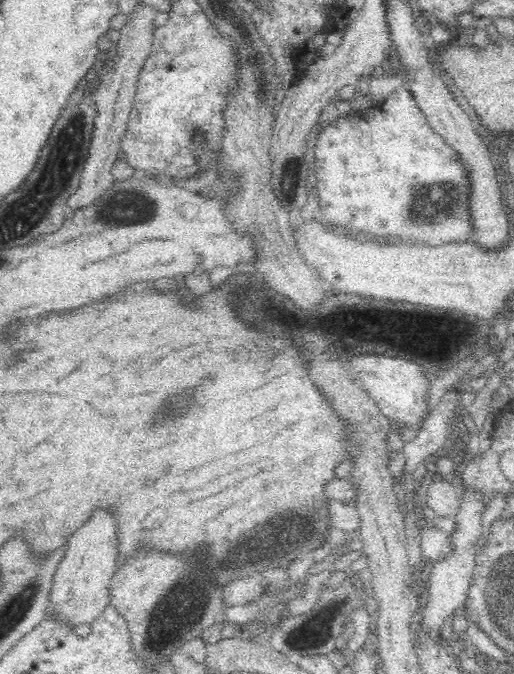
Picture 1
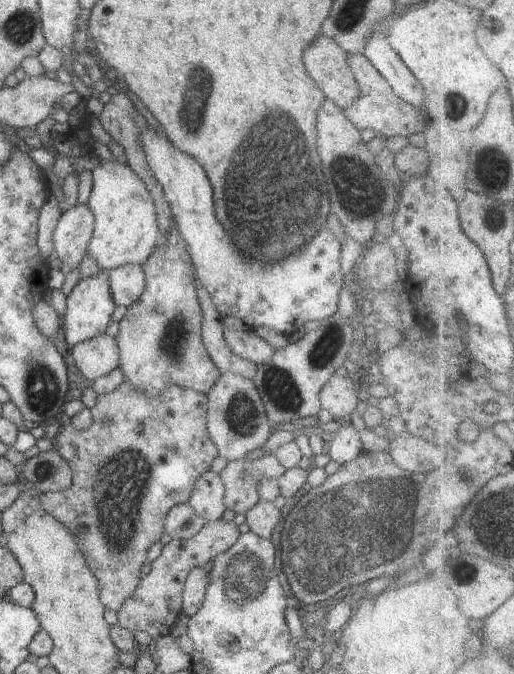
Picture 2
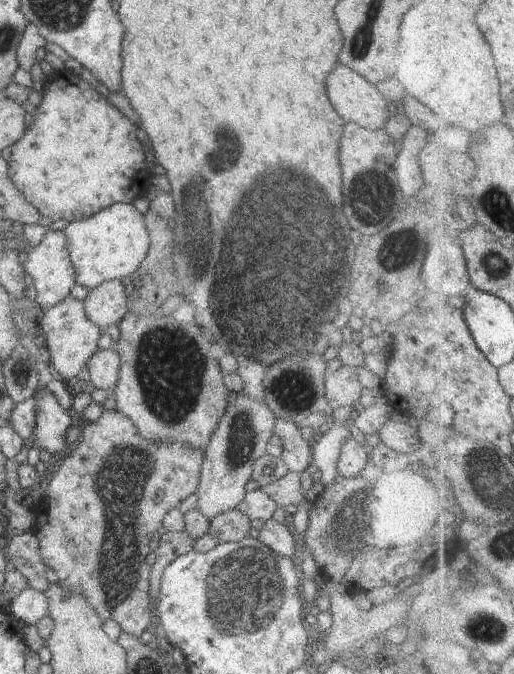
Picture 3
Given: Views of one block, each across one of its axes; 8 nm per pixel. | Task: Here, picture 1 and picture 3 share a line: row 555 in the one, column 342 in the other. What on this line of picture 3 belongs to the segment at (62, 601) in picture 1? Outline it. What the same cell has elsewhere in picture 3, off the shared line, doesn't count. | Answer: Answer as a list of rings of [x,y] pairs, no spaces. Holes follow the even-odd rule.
[[[338,64],[334,68],[334,72],[326,78],[326,88],[328,88],[328,98],[330,104],[334,106],[334,110],[346,120],[346,122],[354,122],[358,126],[364,126],[368,130],[380,130],[384,128],[390,112],[386,108],[386,98],[376,90],[376,86],[372,86],[368,80],[364,80],[360,74],[356,74],[354,70]]]

